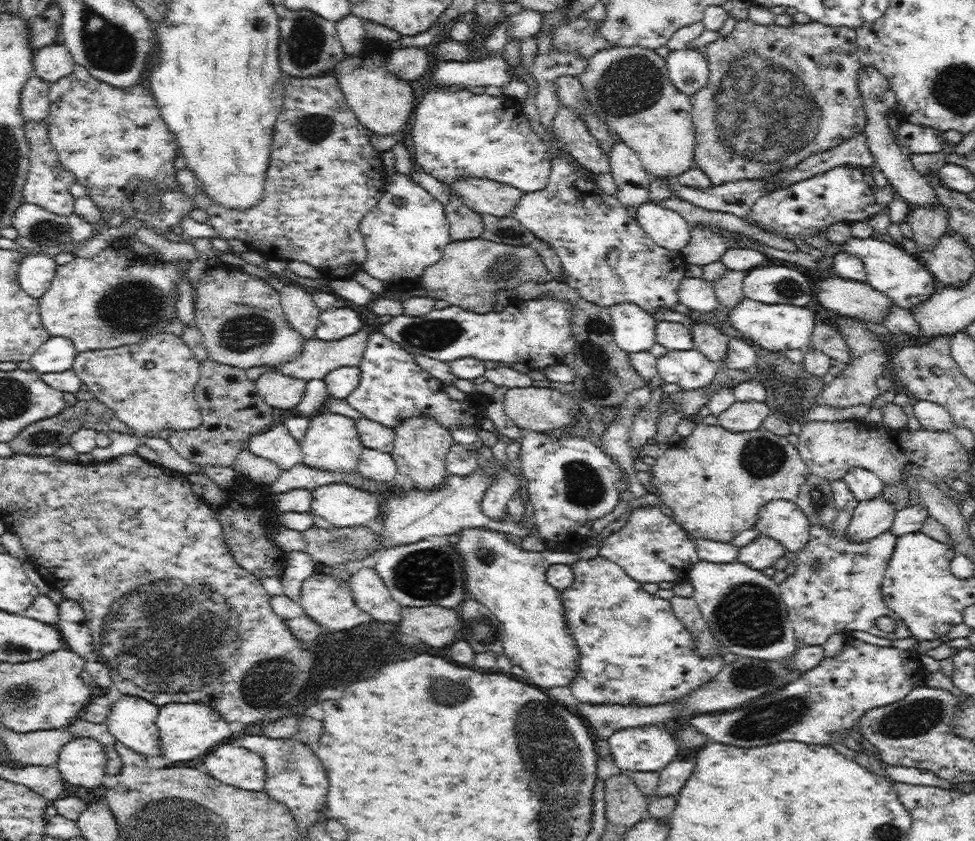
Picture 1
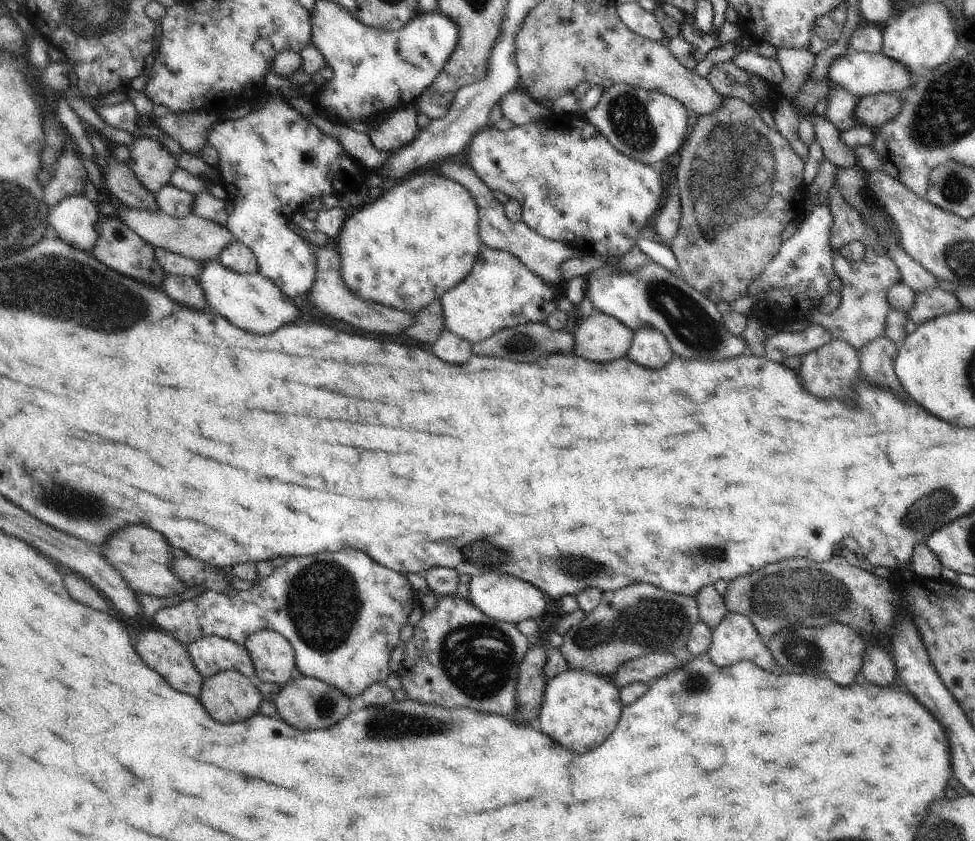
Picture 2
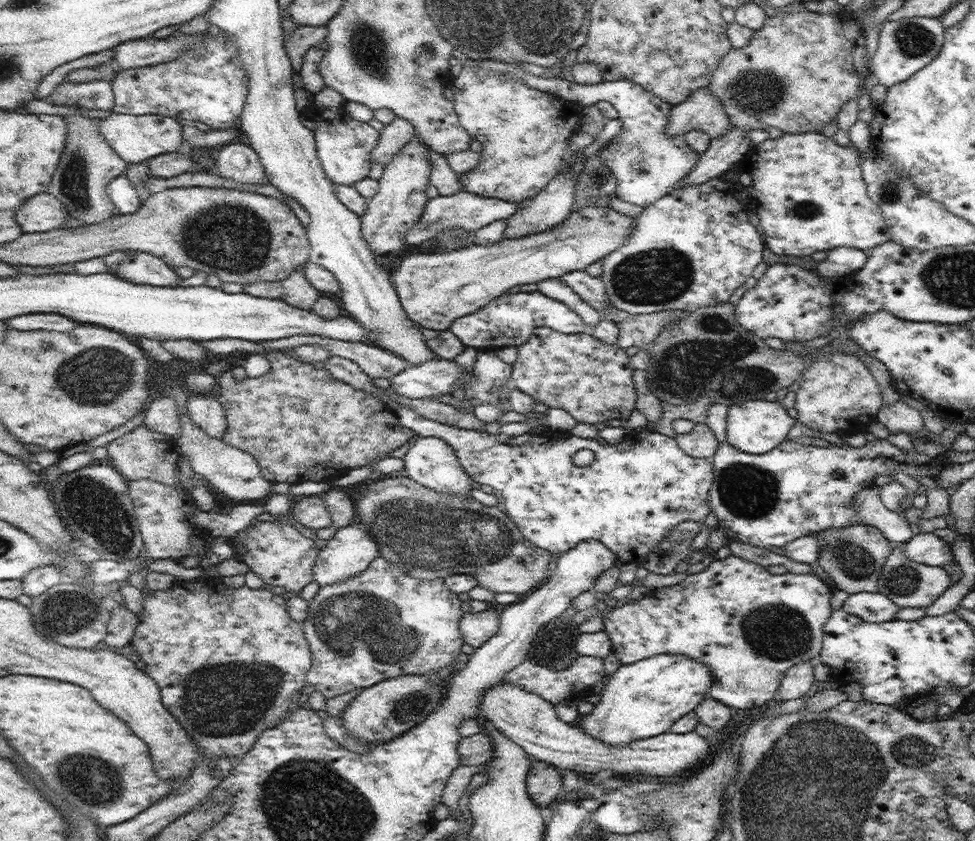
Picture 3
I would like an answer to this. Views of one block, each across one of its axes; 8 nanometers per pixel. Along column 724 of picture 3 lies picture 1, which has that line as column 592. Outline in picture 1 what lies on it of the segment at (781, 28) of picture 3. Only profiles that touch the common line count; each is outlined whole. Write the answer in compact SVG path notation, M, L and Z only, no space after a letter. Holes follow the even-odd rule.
M614 46L592 56L586 62L586 72L578 78L590 108L642 158L642 166L650 176L678 178L692 170L696 142L692 104L688 94L682 94L670 82L666 58L642 46Z

